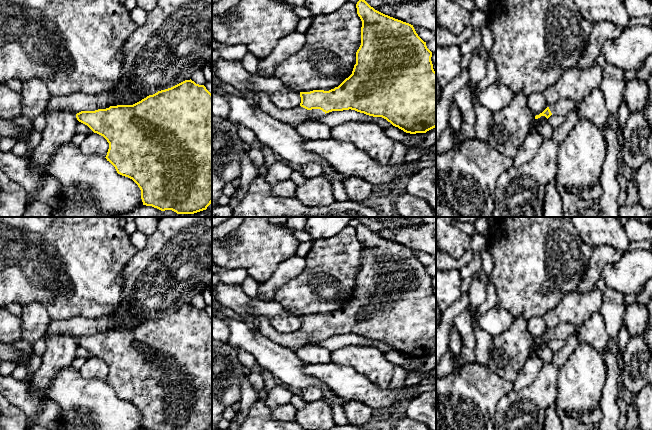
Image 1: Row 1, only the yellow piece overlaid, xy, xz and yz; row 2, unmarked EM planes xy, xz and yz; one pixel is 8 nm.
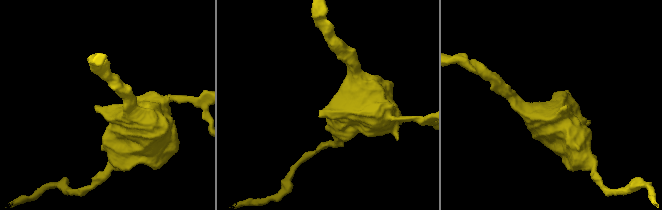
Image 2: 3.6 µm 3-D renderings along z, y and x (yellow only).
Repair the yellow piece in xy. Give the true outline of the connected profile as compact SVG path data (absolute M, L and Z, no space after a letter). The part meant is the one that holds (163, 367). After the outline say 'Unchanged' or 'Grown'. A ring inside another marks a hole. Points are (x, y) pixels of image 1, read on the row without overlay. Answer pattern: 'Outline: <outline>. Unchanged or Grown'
Outline: M185 304L171 312L149 319L133 329L110 330L95 335L81 335L76 338L79 346L87 349L94 357L103 360L109 367L106 379L117 397L132 403L141 414L141 423L146 430L209 430L212 427L212 318L204 309Z. Unchanged

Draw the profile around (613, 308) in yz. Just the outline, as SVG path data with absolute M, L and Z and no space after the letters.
M609 287L603 292L600 315L604 319L609 338L616 342L623 327L624 314L627 309L624 303L625 295Z

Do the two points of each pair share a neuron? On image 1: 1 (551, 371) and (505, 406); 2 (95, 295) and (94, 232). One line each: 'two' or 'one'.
1: one
2: one

